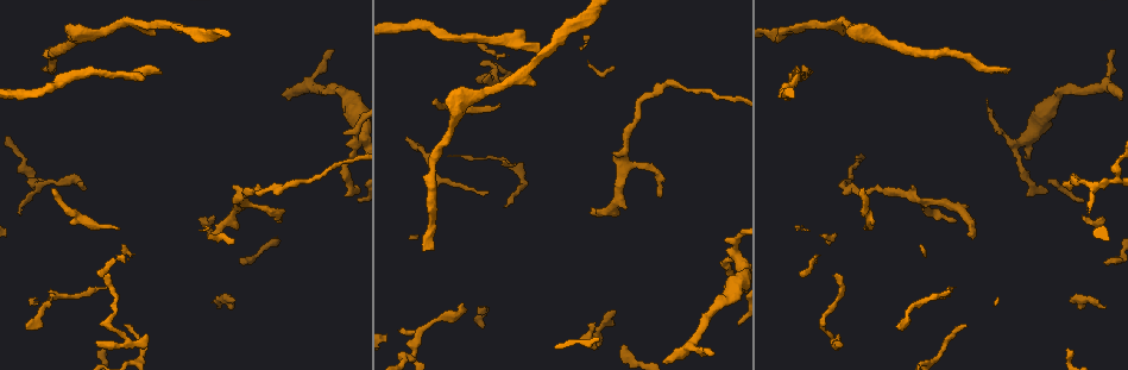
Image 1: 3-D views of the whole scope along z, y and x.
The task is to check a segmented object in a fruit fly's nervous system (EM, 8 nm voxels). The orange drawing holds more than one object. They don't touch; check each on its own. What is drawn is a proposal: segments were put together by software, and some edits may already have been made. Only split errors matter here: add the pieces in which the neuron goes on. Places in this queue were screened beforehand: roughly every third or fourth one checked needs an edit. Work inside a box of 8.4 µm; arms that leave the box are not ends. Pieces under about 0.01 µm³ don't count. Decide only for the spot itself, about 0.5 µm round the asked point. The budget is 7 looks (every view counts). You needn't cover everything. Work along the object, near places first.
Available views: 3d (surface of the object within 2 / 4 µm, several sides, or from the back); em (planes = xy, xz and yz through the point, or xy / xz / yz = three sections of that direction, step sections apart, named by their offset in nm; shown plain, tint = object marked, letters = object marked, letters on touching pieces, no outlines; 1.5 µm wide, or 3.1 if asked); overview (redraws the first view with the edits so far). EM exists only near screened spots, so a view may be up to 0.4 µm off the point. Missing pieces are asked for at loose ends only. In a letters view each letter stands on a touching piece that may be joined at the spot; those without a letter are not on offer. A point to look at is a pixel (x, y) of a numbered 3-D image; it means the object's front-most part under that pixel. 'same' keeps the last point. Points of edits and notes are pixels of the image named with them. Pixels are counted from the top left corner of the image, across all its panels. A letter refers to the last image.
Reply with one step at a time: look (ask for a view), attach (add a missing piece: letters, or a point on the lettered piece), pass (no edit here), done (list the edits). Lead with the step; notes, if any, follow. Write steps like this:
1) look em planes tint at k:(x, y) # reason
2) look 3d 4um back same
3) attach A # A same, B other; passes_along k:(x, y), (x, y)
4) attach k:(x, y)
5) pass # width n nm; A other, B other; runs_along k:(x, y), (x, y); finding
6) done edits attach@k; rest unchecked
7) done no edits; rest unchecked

look em planes letters at 1:(1007, 70) # free end

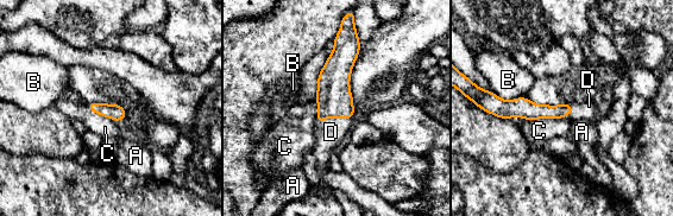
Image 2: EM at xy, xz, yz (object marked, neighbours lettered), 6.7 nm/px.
attach D # width 100 nm; A other, B other, C other, D same; the neuron continues

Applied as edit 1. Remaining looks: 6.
look 3d 2um at 1:(537, 49) # an open end

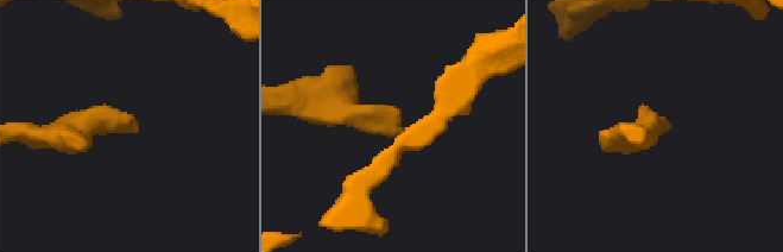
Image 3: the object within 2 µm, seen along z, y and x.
look em planes tint at 3:(137, 132)

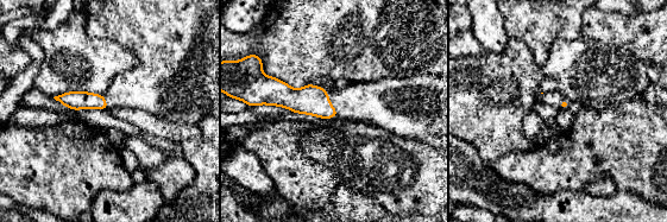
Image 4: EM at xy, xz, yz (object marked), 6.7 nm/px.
look em planes letters same

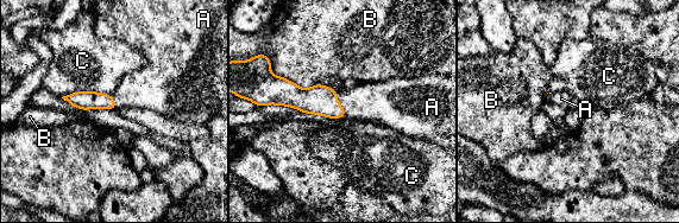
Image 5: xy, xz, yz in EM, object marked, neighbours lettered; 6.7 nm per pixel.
attach A # A same, B other, C other; passes_along 5:(320, 100), (339, 104), (376, 101); the neuron continues

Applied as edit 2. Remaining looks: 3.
look overview # redraw

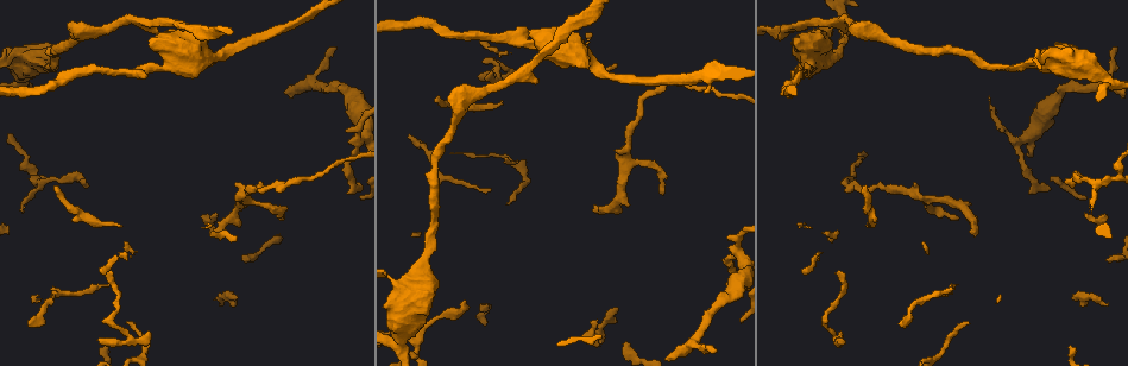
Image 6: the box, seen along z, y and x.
look em planes letters at 6:(283, 220)

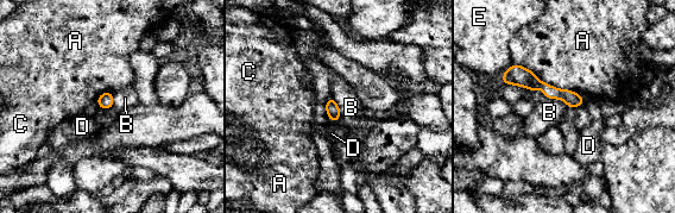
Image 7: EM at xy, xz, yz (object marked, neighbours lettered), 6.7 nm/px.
pass # longest_contact A 320 nm; A other, B other, C other, D other, E other; border 7:(546, 96), (561, 99), (569, 107); no lettered piece goes on from it

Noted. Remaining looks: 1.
done edits attach@2, attach@5; rest unchecked

